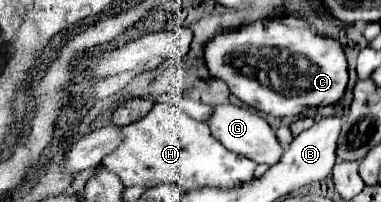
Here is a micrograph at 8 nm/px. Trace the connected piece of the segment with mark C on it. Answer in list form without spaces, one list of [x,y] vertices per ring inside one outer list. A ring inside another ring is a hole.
[[[281,20],[253,22],[239,28],[237,32],[221,34],[209,42],[209,50],[217,50],[217,54],[209,54],[205,58],[211,70],[211,76],[227,80],[231,92],[239,96],[247,106],[253,106],[259,112],[265,112],[271,116],[293,118],[311,108],[337,104],[343,98],[349,82],[349,64],[345,58],[345,48],[339,40],[313,34],[307,28],[291,28]]]

